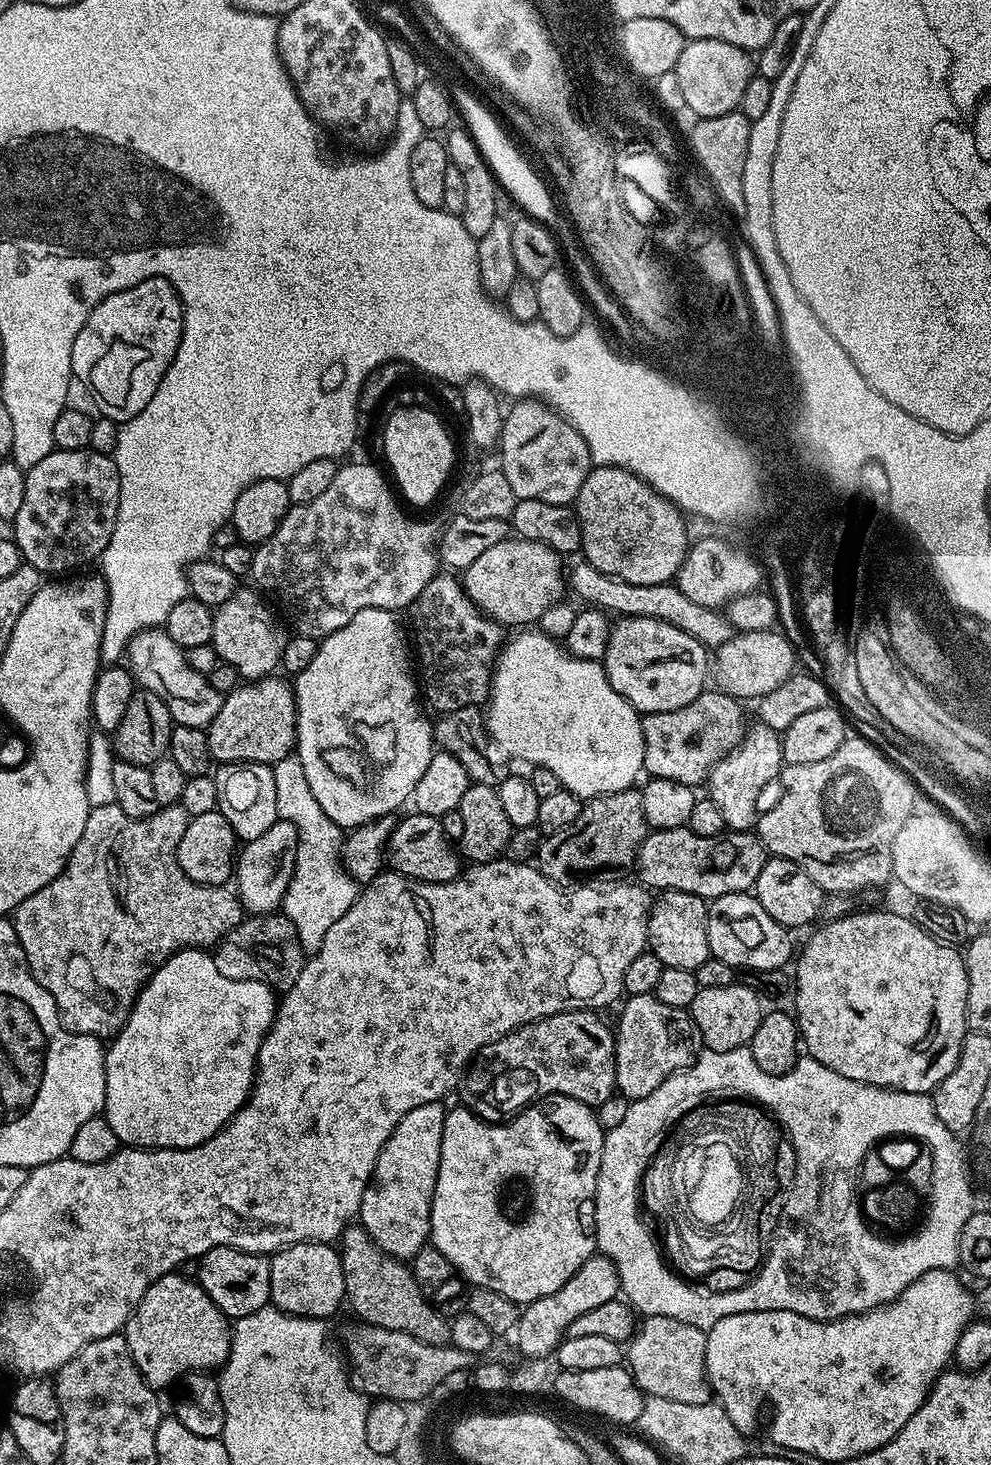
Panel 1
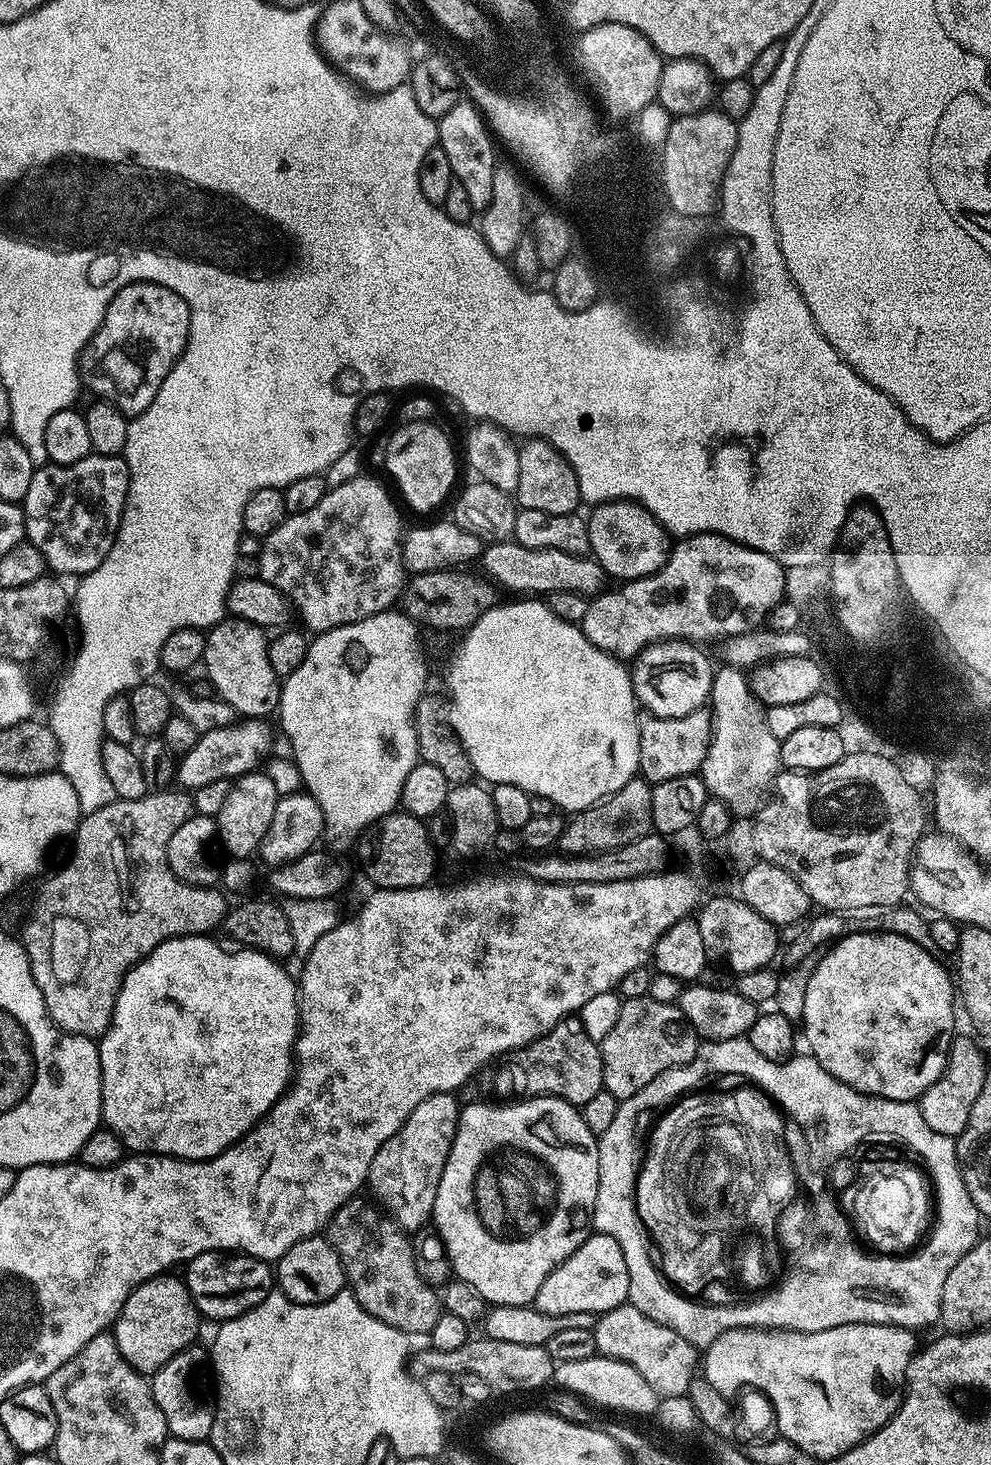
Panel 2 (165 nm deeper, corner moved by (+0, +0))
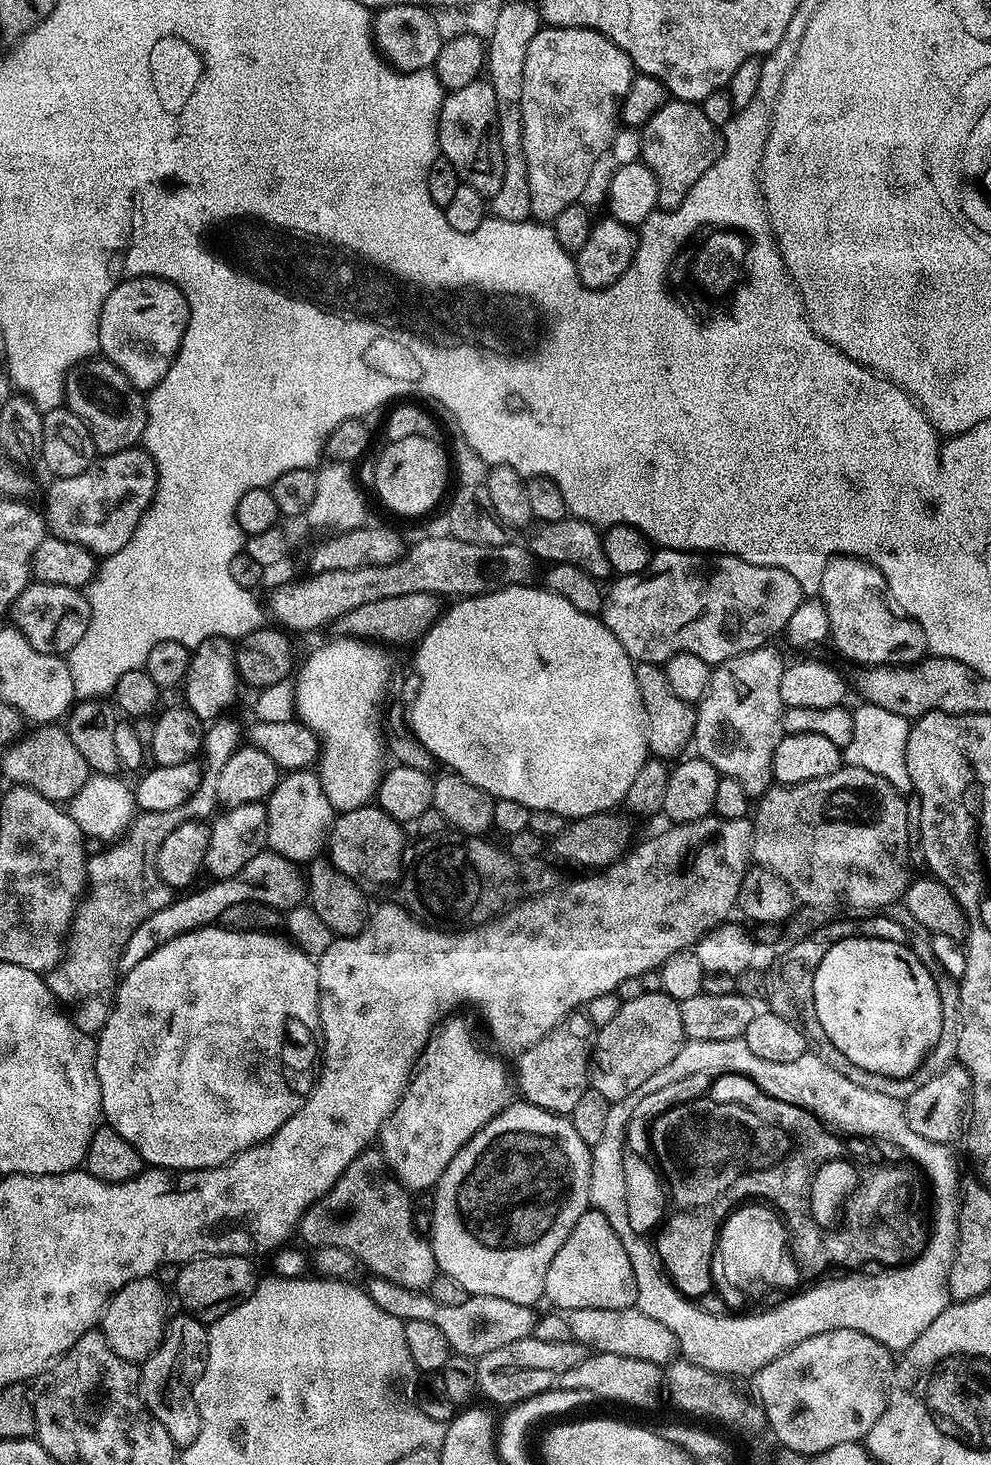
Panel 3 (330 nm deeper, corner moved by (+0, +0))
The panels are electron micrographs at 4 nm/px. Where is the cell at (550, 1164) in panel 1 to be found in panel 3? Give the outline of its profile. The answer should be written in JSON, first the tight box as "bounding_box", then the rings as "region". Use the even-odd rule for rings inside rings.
{"bounding_box":[430,1102,592,1305],"region":[[[509,1102],[504,1105],[478,1134],[474,1134],[450,1158],[450,1166],[442,1174],[442,1178],[437,1182],[434,1195],[436,1197],[430,1200],[432,1209],[432,1231],[430,1233],[430,1243],[432,1253],[436,1259],[436,1267],[443,1275],[454,1278],[454,1282],[459,1282],[469,1294],[473,1296],[493,1296],[494,1298],[506,1298],[506,1302],[518,1302],[519,1304],[539,1305],[539,1300],[544,1296],[544,1287],[546,1286],[546,1270],[550,1270],[550,1262],[554,1262],[554,1254],[562,1250],[562,1242],[570,1238],[570,1230],[582,1218],[582,1214],[589,1211],[588,1195],[590,1194],[590,1166],[592,1165],[592,1150],[589,1144],[582,1142],[578,1138],[578,1130],[574,1130],[571,1119],[567,1115],[559,1112],[548,1112],[545,1108],[539,1108],[527,1102]]]}

